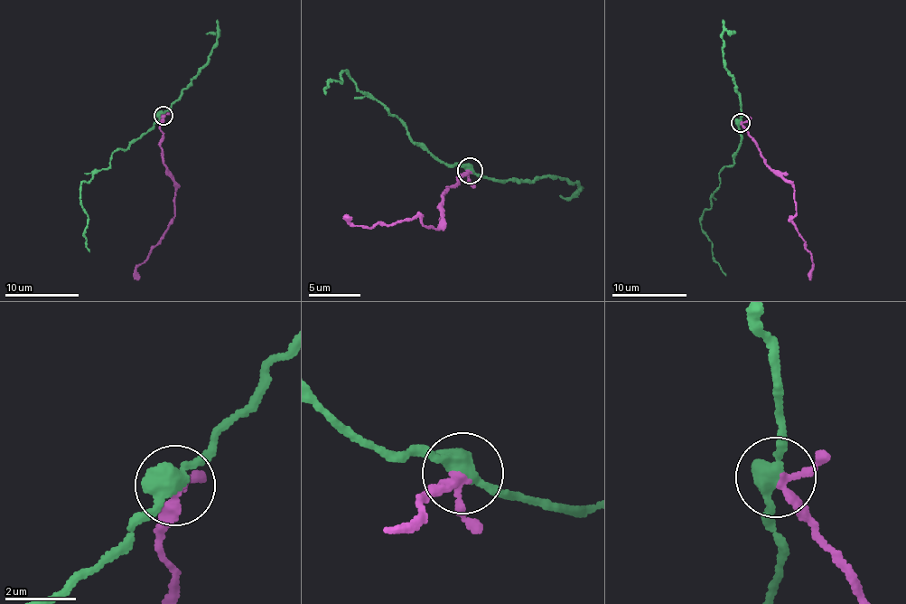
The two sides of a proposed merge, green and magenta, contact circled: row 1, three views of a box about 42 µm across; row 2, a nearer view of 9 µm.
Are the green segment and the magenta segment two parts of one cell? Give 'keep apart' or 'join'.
keep apart

